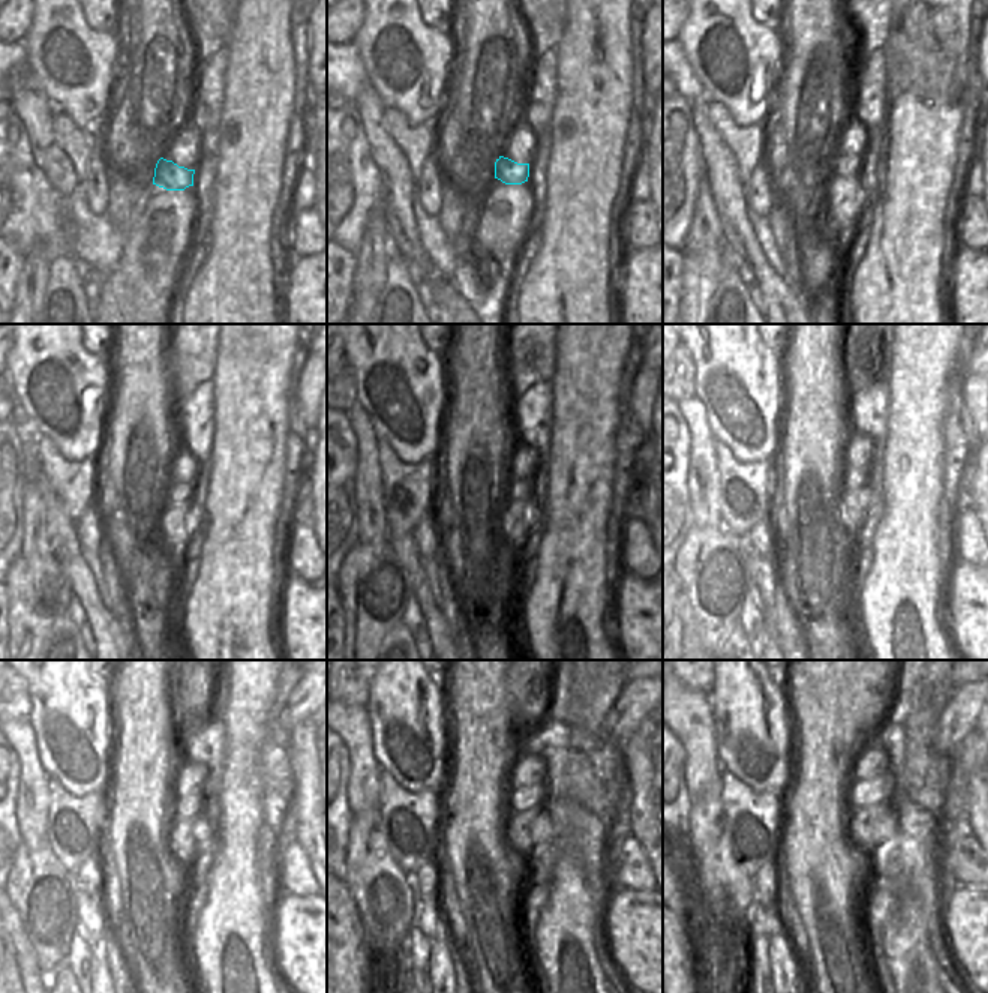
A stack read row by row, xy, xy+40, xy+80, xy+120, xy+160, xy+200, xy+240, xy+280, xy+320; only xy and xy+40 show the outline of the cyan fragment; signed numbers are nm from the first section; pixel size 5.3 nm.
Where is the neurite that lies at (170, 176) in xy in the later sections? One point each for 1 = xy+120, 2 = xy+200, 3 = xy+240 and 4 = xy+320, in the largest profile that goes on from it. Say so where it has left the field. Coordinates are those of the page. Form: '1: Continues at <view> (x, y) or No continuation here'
1: Continues at xy+120 (177, 492)
2: Continues at xy+200 (850, 477)
3: Continues at xy+240 (188, 806)
4: Continues at xy+320 (879, 789)

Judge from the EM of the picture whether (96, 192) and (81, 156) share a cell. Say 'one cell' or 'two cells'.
two cells

